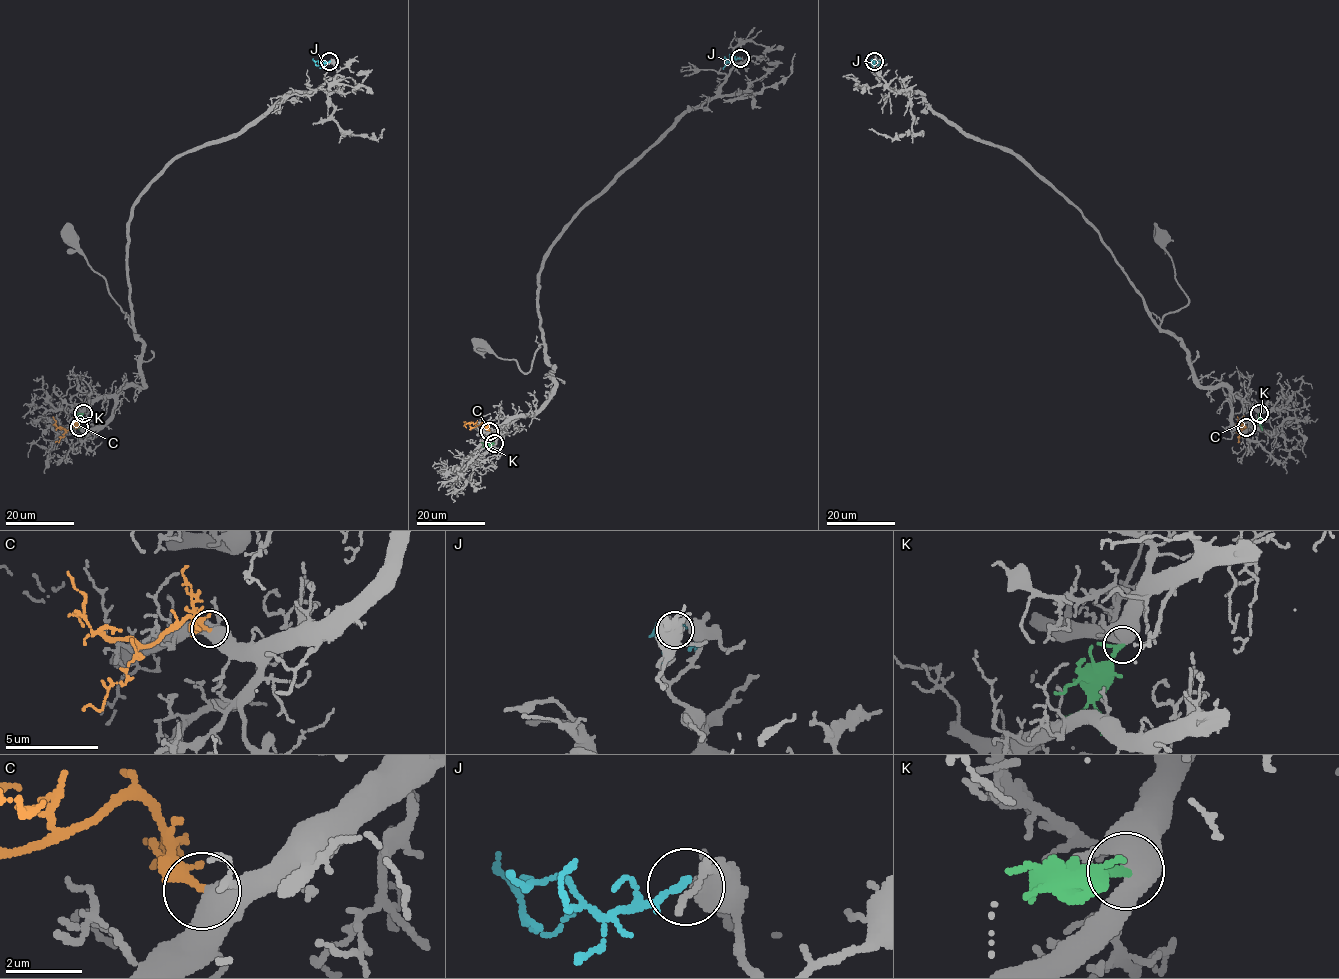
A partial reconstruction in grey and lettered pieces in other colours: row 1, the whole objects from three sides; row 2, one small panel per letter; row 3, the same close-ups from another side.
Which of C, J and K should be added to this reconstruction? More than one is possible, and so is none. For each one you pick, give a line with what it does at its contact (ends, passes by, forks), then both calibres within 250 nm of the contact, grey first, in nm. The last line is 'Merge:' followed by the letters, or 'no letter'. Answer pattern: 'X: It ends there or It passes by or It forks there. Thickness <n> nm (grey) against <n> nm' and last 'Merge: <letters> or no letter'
C: It passes by. Thickness 700 nm (grey) against 240 nm
Merge: C

